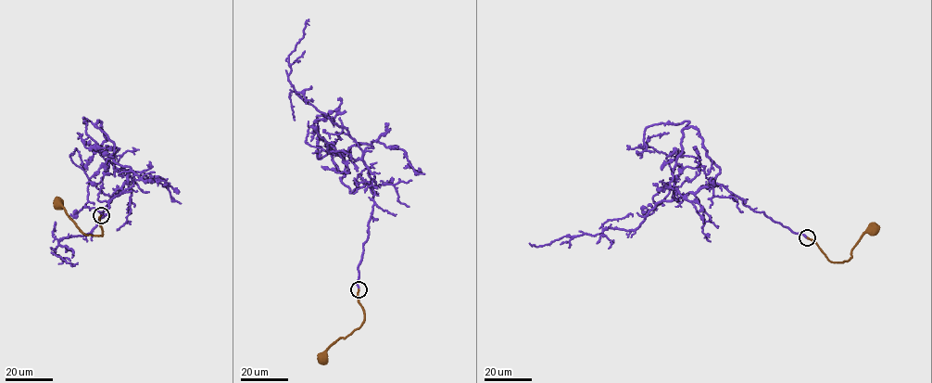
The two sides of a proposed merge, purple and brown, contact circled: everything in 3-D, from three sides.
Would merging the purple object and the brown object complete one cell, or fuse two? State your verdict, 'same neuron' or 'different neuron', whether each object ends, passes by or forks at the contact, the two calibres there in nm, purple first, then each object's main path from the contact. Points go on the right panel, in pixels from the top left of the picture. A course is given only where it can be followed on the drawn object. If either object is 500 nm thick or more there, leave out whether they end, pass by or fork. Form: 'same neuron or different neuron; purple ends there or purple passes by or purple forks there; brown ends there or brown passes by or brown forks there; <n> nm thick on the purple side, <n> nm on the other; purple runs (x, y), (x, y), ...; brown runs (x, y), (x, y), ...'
same neuron; purple ends there; brown ends there; 360 nm thick on the purple side, 300 nm on the other; purple runs (807, 237), (753, 211), (715, 184), (661, 200), (635, 229), (607, 227), (548, 244), (529, 243); brown runs (807, 237), (830, 261), (841, 262), (851, 257), (852, 248), (871, 229)

